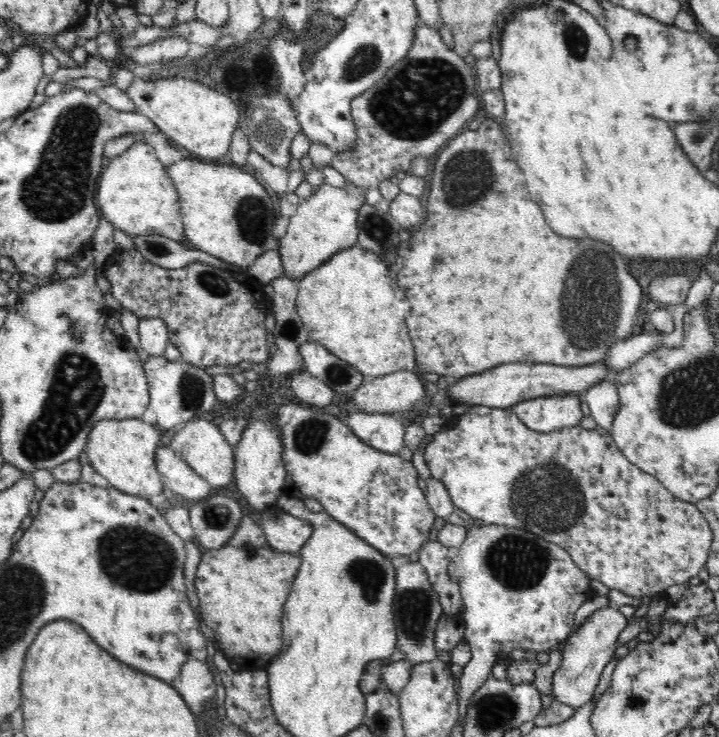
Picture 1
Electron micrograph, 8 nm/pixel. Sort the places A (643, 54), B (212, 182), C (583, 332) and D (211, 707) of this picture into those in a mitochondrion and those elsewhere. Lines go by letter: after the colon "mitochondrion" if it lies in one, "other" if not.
A: other
B: other
C: mitochondrion
D: other

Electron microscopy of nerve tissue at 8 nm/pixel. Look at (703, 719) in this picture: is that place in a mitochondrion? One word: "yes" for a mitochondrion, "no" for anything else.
no

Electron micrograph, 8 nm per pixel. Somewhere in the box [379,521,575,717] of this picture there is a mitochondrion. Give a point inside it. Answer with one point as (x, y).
(518, 562)

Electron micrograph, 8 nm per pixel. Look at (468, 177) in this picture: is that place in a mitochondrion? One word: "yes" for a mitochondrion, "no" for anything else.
yes

